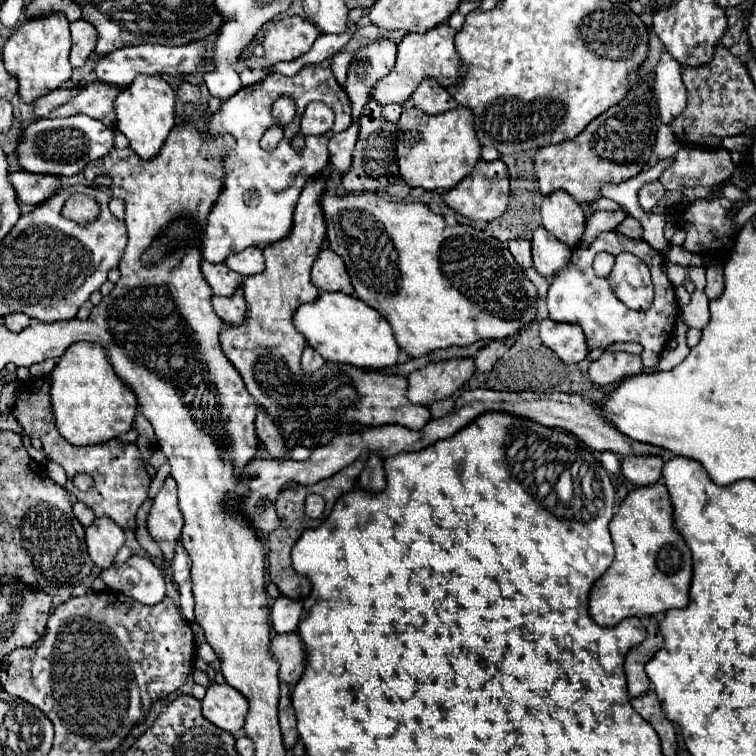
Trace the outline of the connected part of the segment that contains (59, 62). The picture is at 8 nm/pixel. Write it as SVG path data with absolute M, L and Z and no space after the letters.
M61 11L25 19L9 35L3 47L3 63L7 71L19 79L19 95L25 99L25 103L35 101L41 95L47 95L49 91L57 89L61 83L71 79L69 49L71 49L69 21Z

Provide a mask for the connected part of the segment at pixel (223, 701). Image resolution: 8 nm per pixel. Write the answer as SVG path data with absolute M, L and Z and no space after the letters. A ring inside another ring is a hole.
M227 683L209 685L203 697L203 717L223 731L237 733L247 715L247 699Z

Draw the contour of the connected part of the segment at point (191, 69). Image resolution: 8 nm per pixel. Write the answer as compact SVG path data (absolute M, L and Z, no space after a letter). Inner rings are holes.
M199 41L183 45L183 47L133 45L133 47L123 47L123 49L117 49L117 51L111 51L107 55L99 57L93 73L97 75L97 81L101 81L101 83L115 85L115 87L127 87L139 73L145 73L145 75L167 73L167 75L177 75L177 77L195 73L197 67L201 65L203 55L205 55L205 51L203 51L203 45Z

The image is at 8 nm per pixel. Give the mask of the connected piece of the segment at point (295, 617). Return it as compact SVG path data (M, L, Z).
M277 597L277 601L271 607L271 621L273 621L273 629L277 633L291 633L297 629L299 617L301 617L301 609L303 605L295 599L287 599L287 597Z

